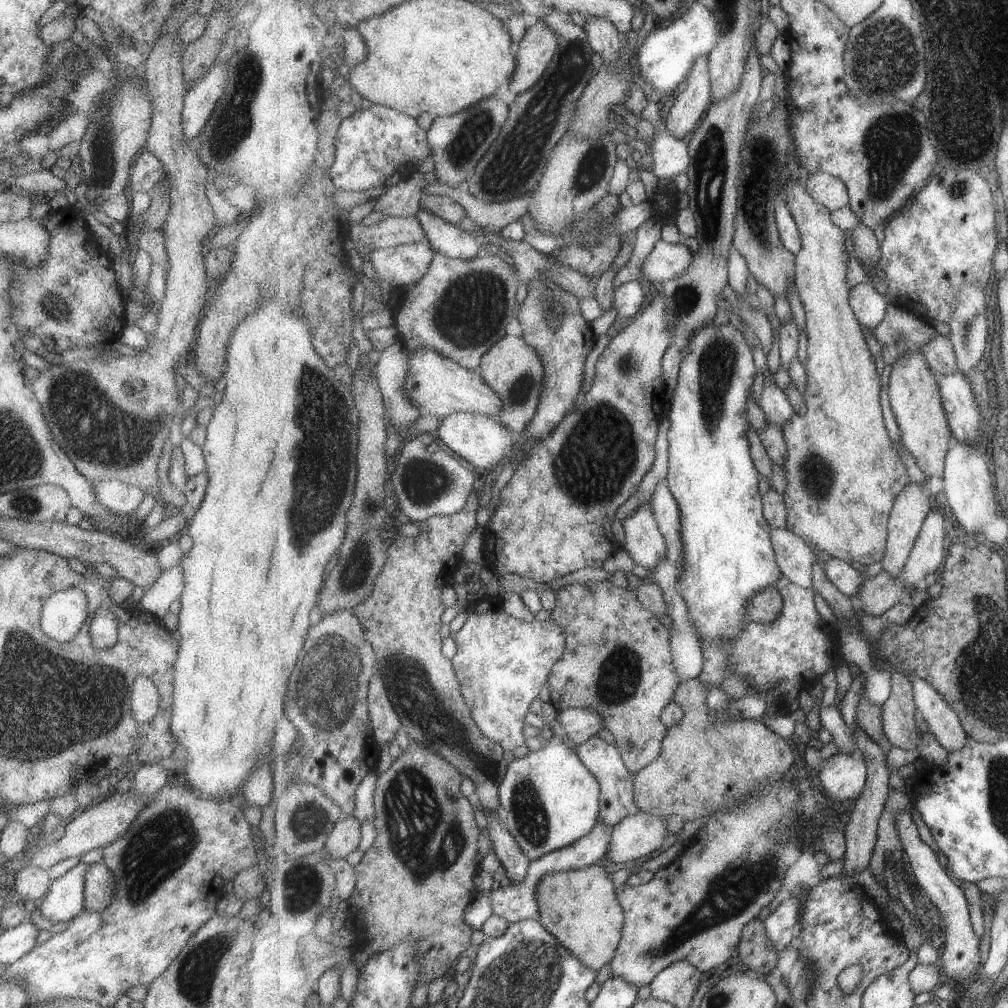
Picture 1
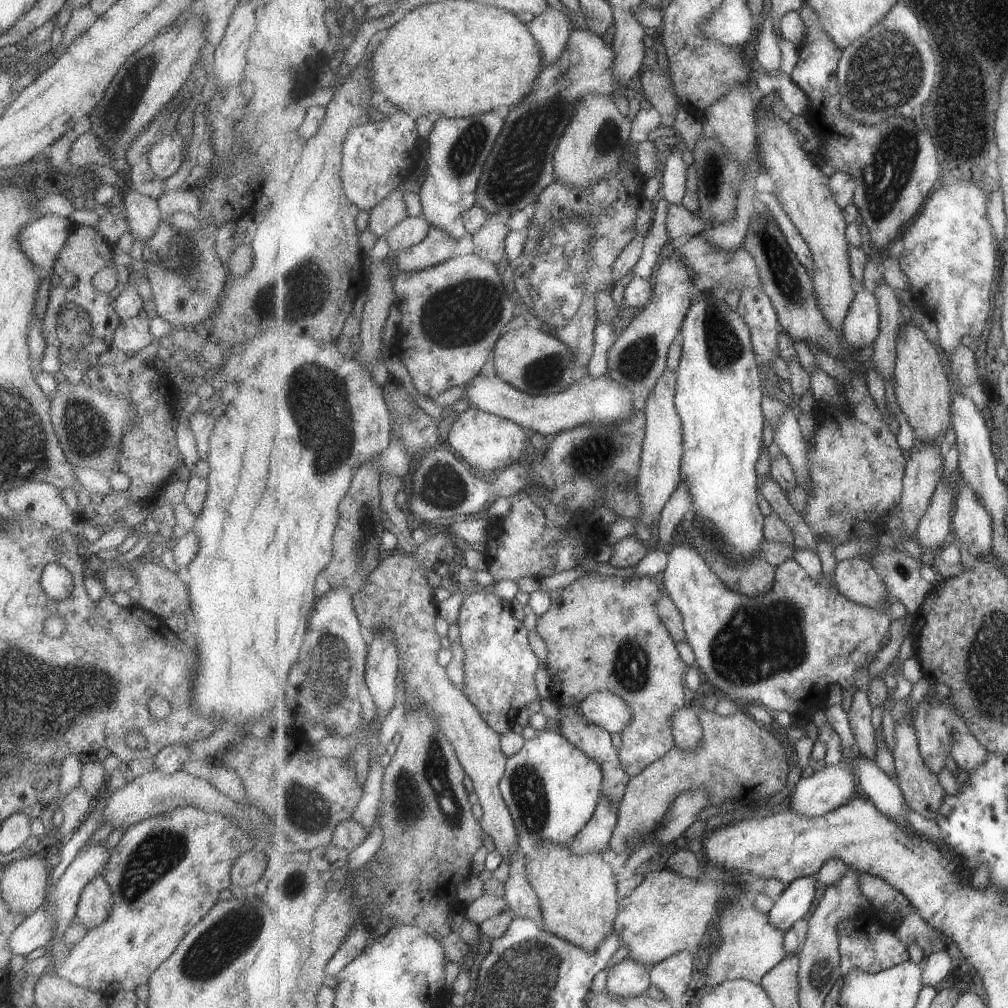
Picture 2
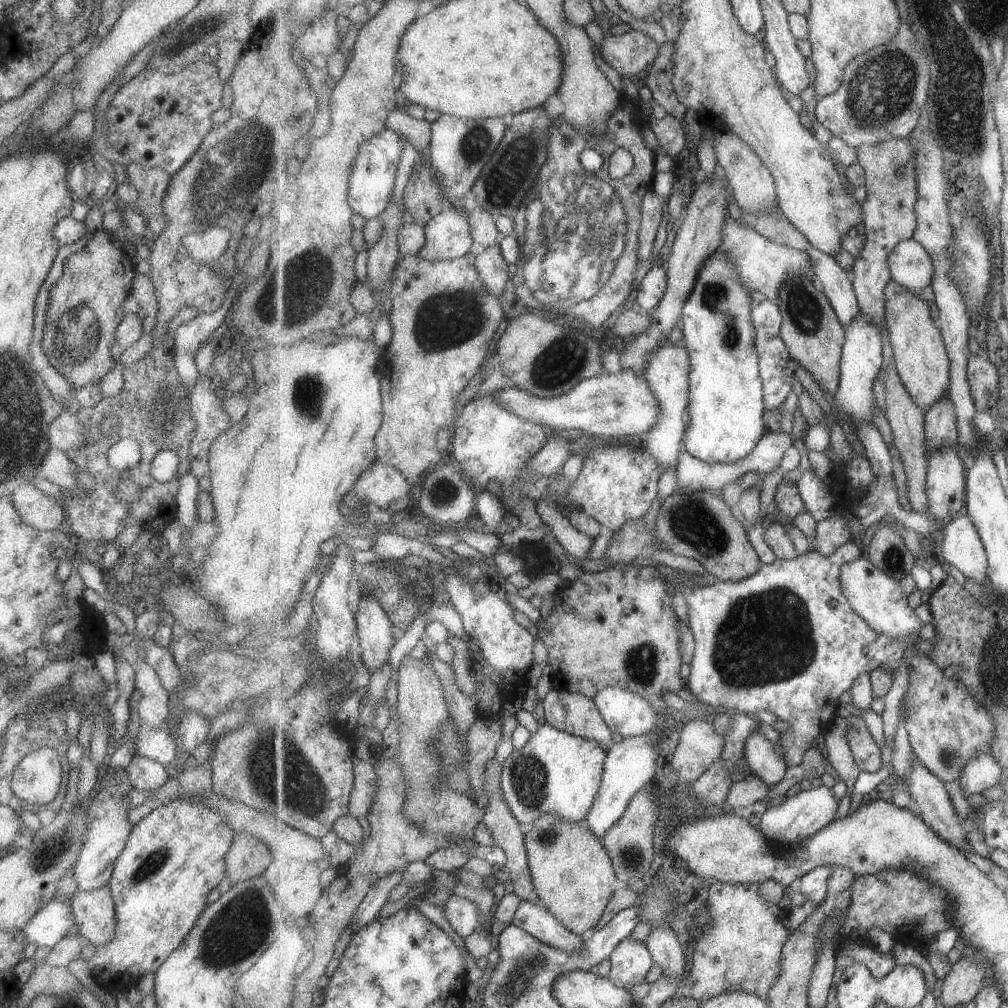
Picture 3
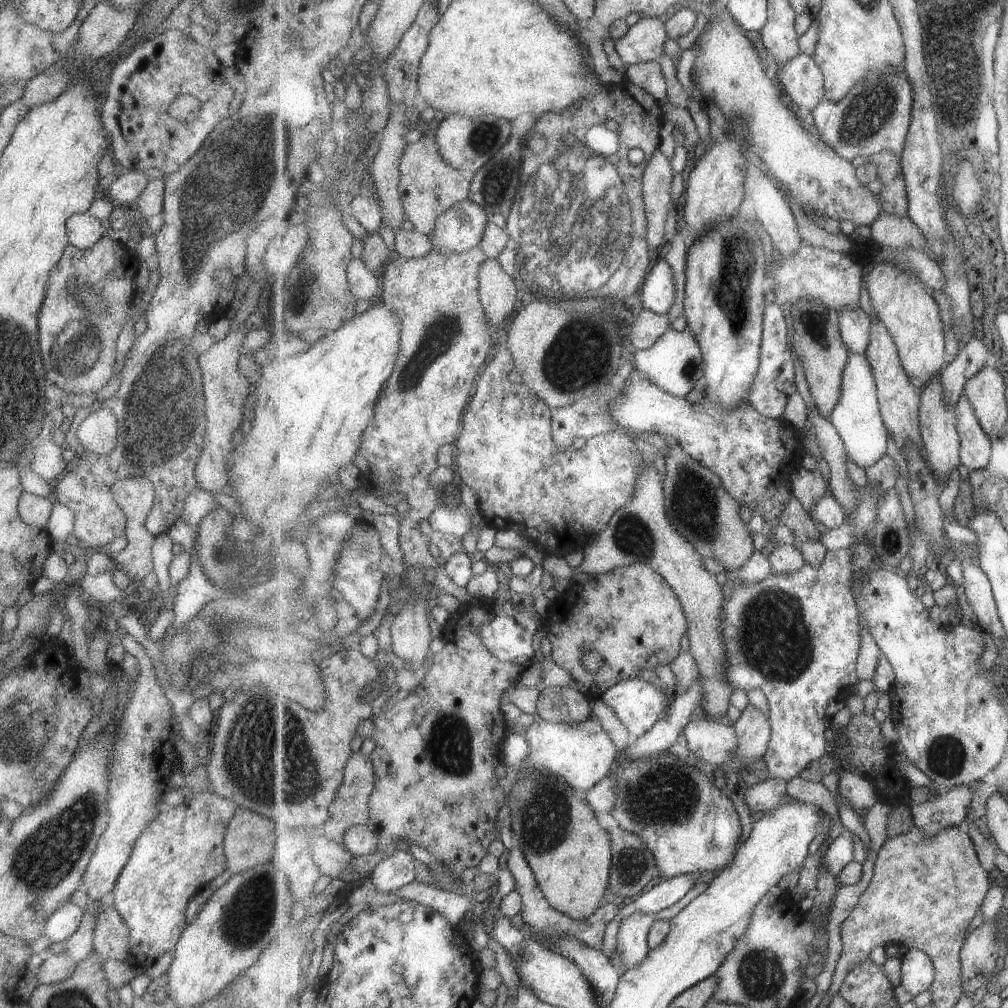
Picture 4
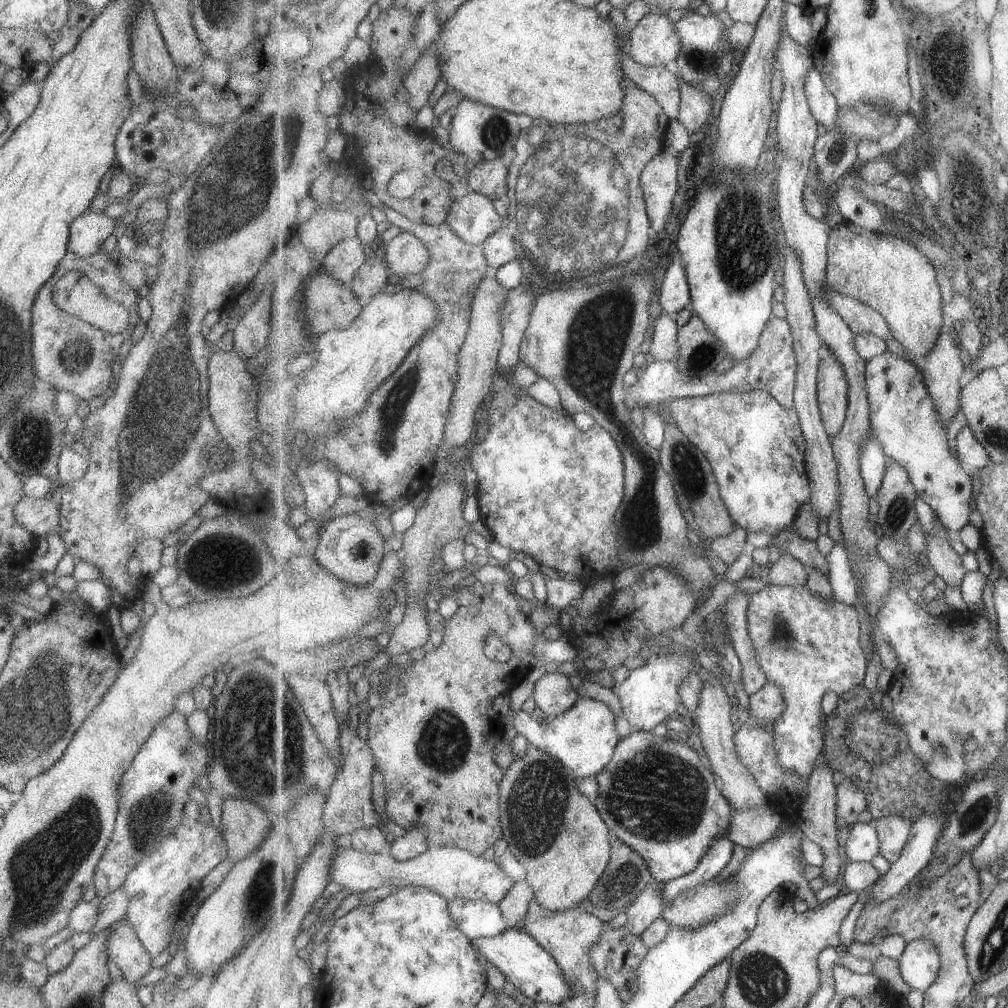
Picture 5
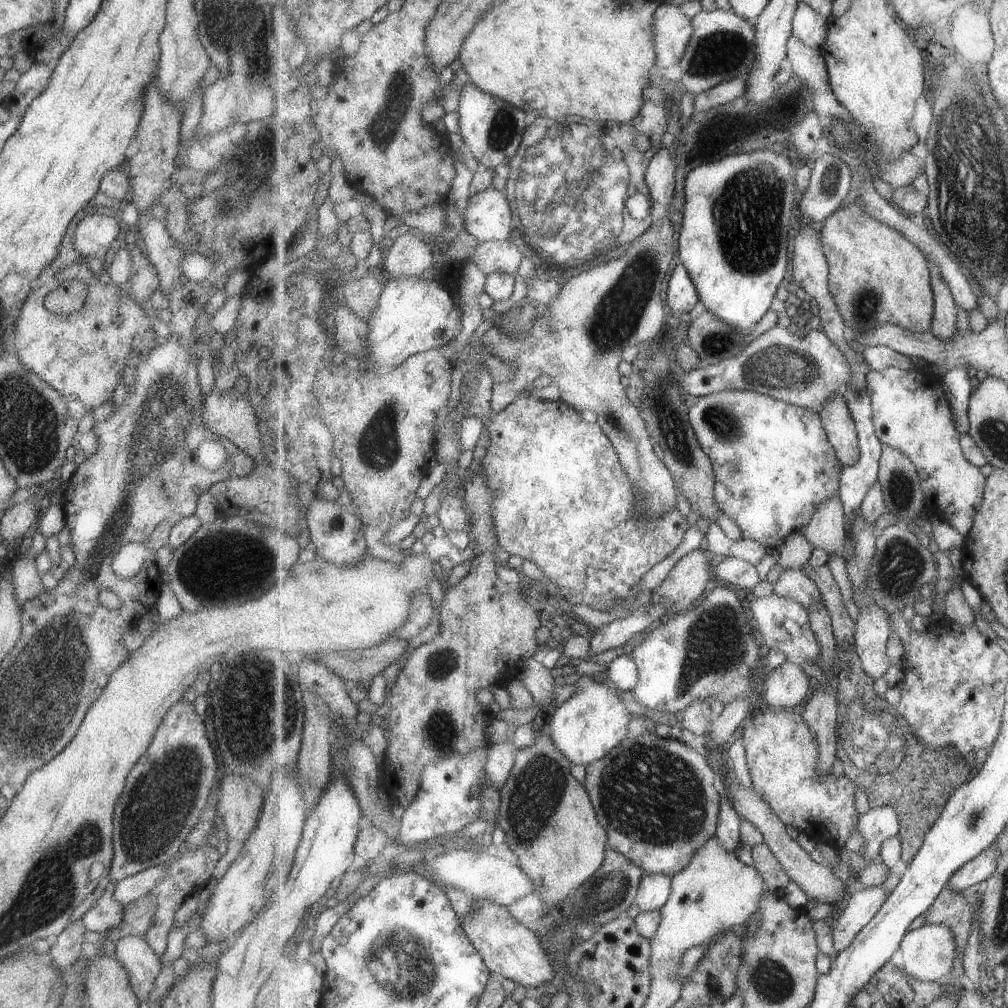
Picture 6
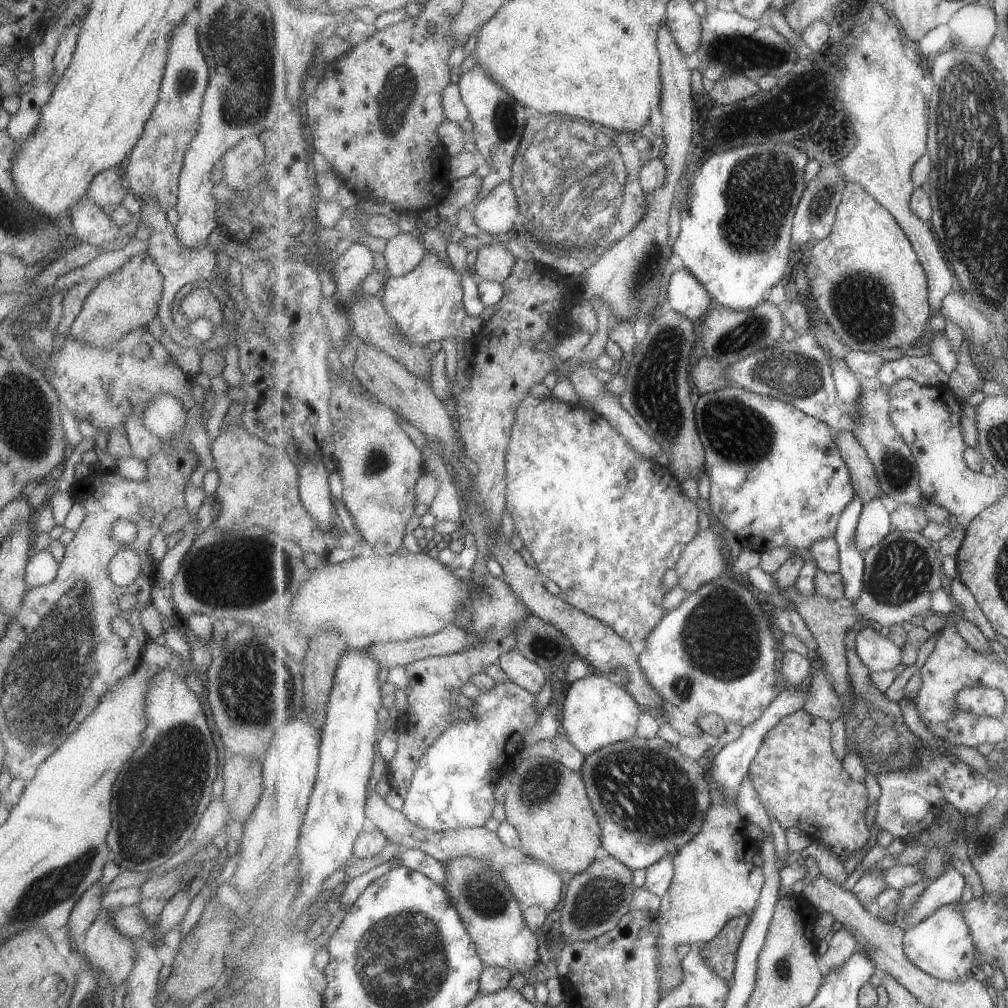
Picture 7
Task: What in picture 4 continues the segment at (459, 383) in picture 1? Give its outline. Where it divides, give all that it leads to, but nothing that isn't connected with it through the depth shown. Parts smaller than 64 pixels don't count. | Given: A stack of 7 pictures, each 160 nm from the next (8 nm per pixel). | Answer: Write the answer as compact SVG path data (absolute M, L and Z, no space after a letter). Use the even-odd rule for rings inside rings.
M637 368L624 382L626 392L610 407L618 429L638 438L656 432L678 441L691 456L722 478L725 488L740 504L760 511L771 529L782 524L782 514L793 498L791 474L801 466L805 454L800 430L783 419L765 416L751 401L730 409L709 397L691 403L647 380Z

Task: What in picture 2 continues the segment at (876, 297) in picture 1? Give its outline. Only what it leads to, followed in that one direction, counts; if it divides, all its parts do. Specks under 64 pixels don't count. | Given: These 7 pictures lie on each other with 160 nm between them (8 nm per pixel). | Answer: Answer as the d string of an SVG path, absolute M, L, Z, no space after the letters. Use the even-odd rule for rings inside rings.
M863 287L844 321L844 338L851 347L874 345L880 336L880 305L876 294Z

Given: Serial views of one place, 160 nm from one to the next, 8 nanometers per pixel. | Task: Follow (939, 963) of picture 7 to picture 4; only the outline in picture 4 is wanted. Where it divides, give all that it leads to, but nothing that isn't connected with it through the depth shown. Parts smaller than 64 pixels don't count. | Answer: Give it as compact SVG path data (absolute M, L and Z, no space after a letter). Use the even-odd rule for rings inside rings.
M909 949L901 959L900 984L909 989L915 997L929 991L936 975L934 960L931 956L919 949Z

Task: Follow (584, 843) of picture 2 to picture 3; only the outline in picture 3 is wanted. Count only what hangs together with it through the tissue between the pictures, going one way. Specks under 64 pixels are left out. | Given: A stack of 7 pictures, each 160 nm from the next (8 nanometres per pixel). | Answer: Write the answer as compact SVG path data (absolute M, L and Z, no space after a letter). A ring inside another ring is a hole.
M653 731L633 737L625 737L619 743L613 744L606 757L605 774L601 788L587 818L585 826L602 839L601 833L606 834L609 828L615 825L627 811L633 796L637 794L647 782L655 780L657 760L659 760L659 734Z

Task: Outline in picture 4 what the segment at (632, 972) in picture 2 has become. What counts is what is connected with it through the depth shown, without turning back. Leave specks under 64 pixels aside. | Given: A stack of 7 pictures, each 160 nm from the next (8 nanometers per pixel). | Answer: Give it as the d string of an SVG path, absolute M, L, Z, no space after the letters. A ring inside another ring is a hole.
M633 913L623 919L619 927L617 948L624 958L625 970L638 965L647 958L651 946L648 936L656 921L655 915Z

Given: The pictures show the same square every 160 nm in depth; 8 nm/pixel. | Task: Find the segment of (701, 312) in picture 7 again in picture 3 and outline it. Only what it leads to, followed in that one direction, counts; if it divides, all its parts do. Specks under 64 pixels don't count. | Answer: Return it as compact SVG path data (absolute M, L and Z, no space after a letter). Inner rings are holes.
M663 263L650 268L638 289L636 301L644 312L652 312L665 296L668 288L667 269Z

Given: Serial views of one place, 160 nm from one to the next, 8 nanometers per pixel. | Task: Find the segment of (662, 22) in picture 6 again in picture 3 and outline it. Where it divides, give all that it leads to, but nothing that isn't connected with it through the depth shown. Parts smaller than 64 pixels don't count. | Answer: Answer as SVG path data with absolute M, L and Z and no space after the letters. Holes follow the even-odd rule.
M630 30L620 36L604 35L596 47L619 76L638 80L657 59L660 45L645 32Z

